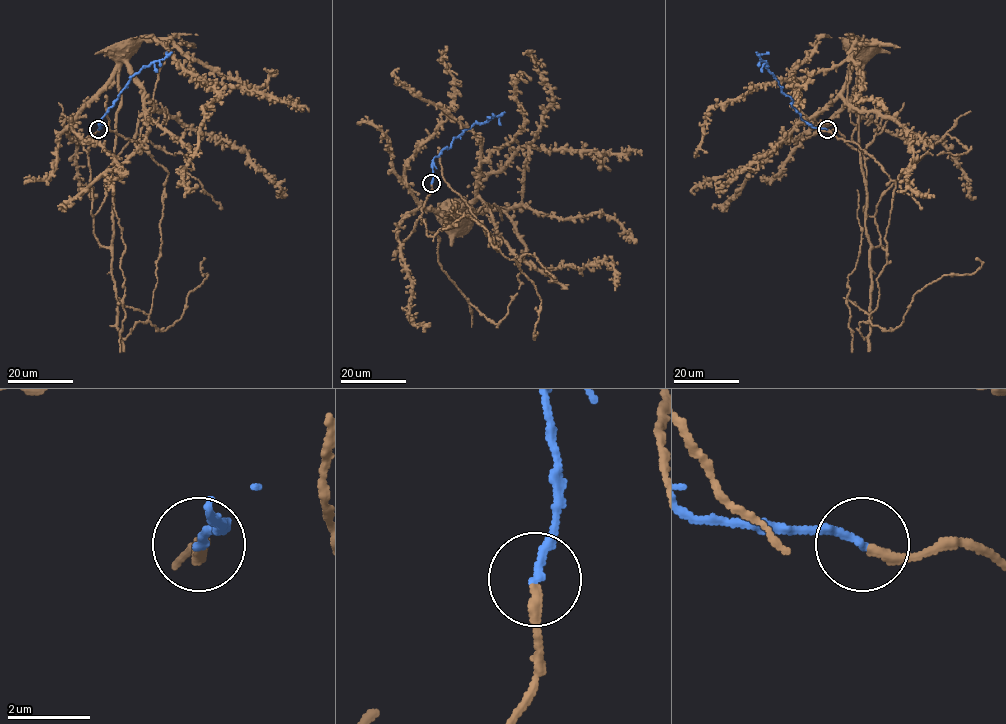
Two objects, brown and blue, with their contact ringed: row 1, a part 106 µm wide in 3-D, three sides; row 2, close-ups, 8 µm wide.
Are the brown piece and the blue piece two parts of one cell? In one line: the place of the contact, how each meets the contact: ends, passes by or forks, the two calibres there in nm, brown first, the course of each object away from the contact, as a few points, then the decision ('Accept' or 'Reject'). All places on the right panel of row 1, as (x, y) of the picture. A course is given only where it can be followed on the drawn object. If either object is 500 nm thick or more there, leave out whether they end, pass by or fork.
Place: (827, 129). At the ring brown ends. At the ring blue ends. Thickness 260 nm (brown) against 200 nm. Course of brown: (827, 129), (863, 156), (878, 246), (865, 226), (854, 40), (830, 69), (709, 111), (697, 156). Course of blue: (826, 129), (812, 127), (792, 106), (792, 99), (782, 92), (768, 65), (760, 58), (759, 55), (769, 52). Accept

